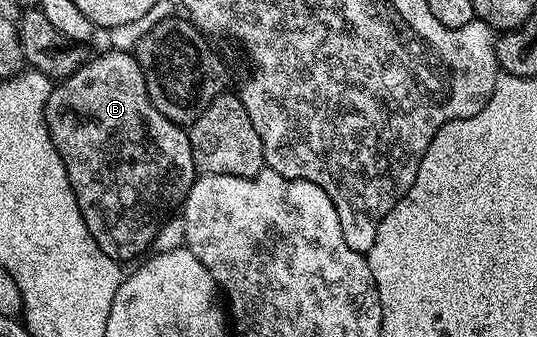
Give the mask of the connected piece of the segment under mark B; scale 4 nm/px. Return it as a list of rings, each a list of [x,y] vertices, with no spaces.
[[[120,49],[89,56],[81,69],[53,84],[44,118],[50,139],[66,167],[78,211],[82,211],[82,219],[98,247],[121,263],[143,258],[153,248],[160,226],[183,206],[198,174],[187,132],[154,107],[135,56]]]

